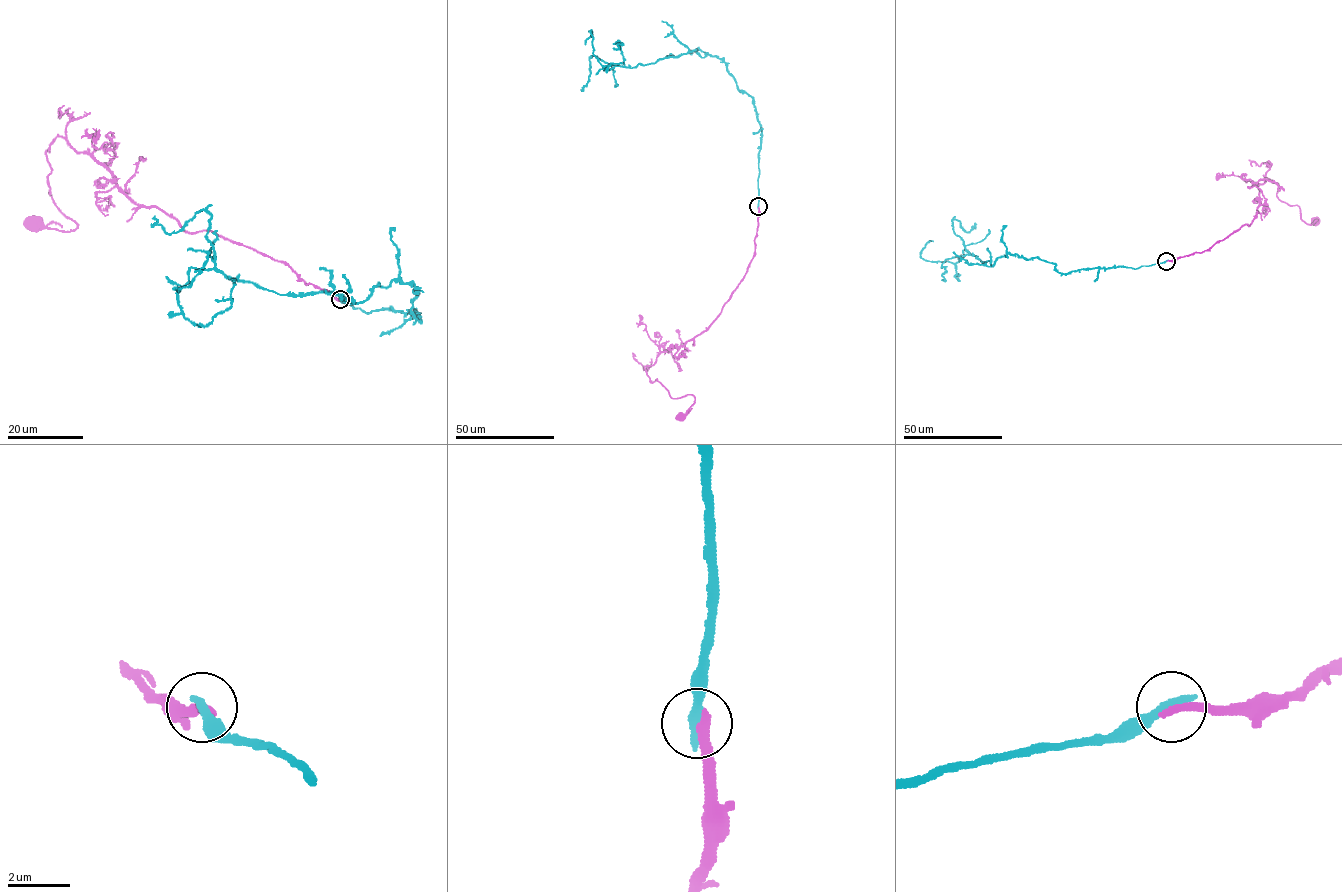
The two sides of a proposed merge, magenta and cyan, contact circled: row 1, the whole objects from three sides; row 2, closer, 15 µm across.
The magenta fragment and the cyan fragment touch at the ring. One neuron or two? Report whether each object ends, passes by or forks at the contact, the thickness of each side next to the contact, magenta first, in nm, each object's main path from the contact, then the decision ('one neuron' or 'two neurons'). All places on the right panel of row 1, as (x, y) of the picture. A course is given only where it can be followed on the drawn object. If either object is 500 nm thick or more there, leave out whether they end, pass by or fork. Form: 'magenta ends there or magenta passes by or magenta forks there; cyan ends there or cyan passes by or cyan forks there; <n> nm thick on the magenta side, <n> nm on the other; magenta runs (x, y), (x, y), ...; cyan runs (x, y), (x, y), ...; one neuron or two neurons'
magenta ends there; cyan ends there; 280 nm thick on the magenta side, 320 nm on the other; magenta runs (1166, 261), (1208, 250), (1250, 225), (1264, 176), (1278, 185), (1278, 198), (1299, 206), (1303, 220), (1316, 222); cyan runs (1166, 261), (1061, 273), (1006, 253), (993, 265), (964, 249), (953, 263), (925, 260), (933, 240); two neurons

